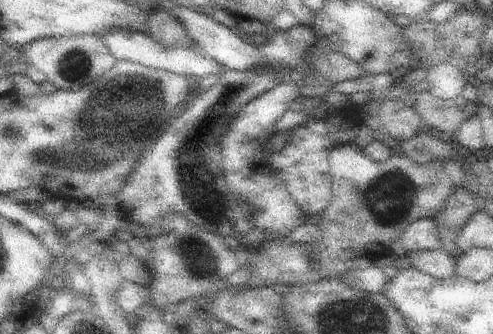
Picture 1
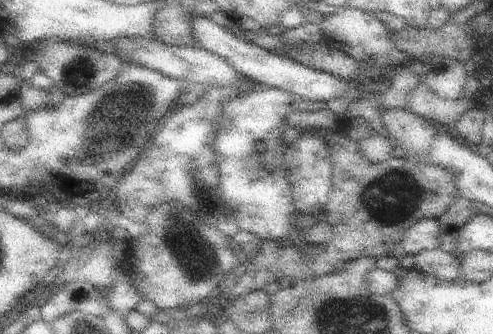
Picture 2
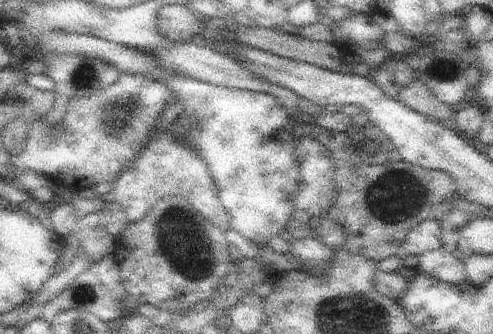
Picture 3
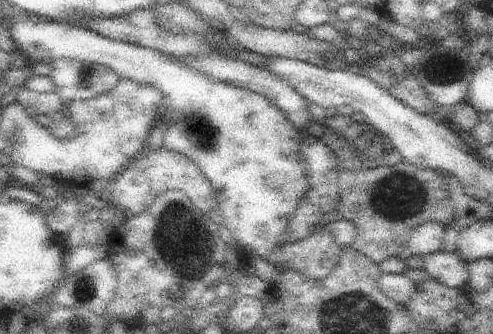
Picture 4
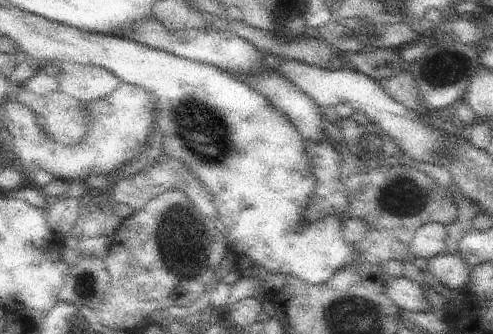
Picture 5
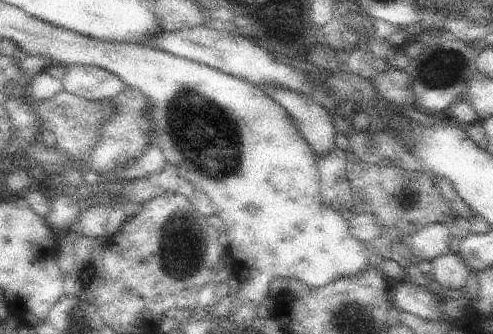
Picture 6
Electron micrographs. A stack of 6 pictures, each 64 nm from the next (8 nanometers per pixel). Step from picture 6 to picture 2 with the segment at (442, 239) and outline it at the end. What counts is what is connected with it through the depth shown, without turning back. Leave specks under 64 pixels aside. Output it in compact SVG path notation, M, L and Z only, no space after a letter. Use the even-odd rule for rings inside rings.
M425 218L425 220L419 220L417 224L413 224L405 232L405 236L401 240L401 248L413 256L423 250L439 250L441 248L439 222Z

